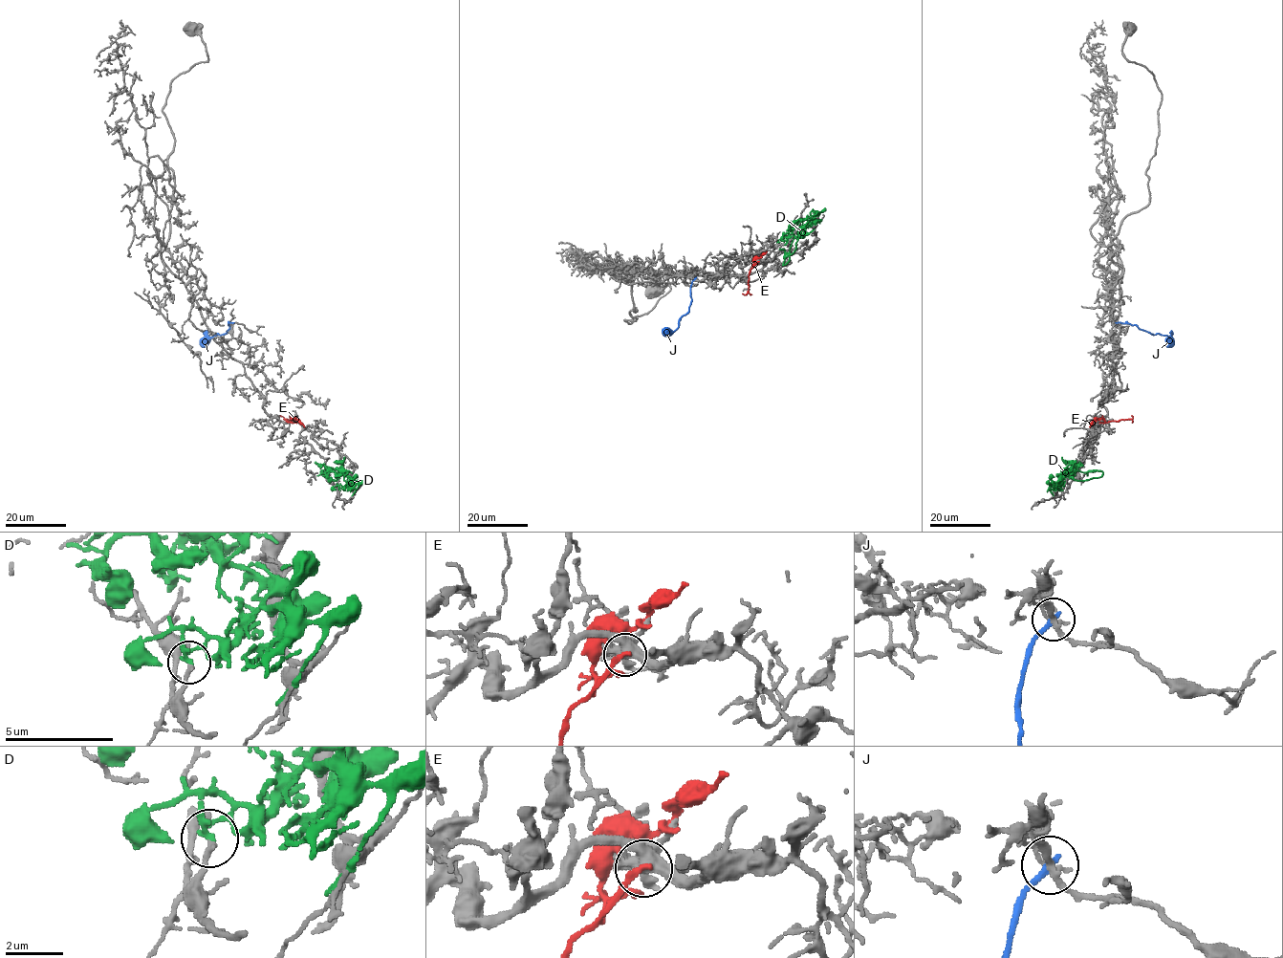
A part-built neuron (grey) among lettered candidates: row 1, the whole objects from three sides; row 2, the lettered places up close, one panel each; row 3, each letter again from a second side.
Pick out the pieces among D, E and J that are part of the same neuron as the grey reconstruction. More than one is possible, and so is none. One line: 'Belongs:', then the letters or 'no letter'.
Belongs: no letter

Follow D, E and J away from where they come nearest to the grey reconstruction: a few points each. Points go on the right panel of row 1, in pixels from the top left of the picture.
D: (1058, 489), (1058, 482), (1070, 471), (1073, 472), (1076, 480), (1087, 480), (1102, 474)
E: (1099, 422), (1130, 419), (1131, 415)
J: (1116, 322), (1136, 325), (1155, 335), (1165, 336), (1169, 337), (1169, 345)

